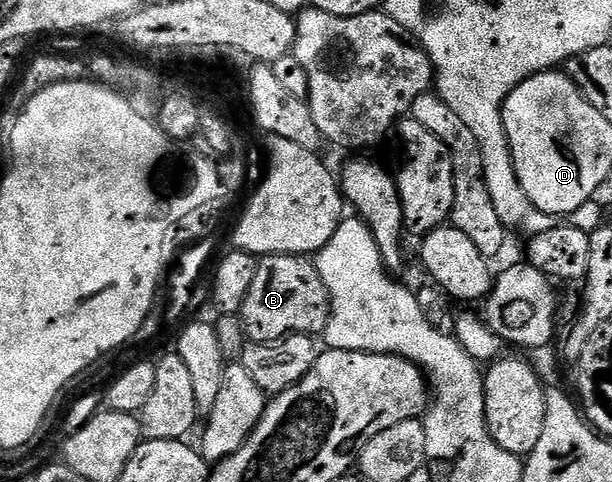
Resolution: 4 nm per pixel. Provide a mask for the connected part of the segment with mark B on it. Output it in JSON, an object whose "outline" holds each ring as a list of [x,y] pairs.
{"outline":[[[266,254],[256,263],[254,281],[239,312],[249,343],[278,342],[291,334],[320,336],[328,329],[332,302],[315,261],[302,254]]]}

